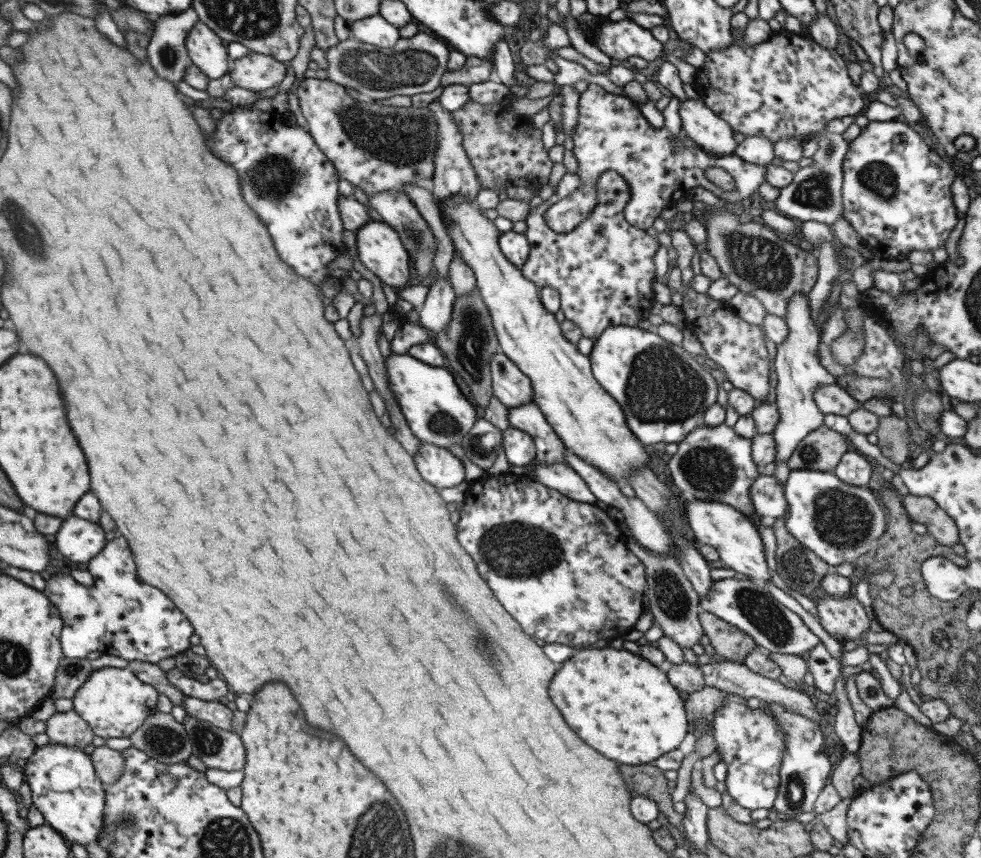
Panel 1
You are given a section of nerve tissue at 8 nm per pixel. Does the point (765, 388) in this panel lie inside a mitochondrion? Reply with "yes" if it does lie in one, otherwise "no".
no

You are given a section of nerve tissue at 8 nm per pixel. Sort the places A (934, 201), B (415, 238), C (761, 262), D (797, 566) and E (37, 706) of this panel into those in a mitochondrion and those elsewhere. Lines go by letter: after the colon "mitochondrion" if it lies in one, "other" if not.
A: other
B: mitochondrion
C: mitochondrion
D: mitochondrion
E: other

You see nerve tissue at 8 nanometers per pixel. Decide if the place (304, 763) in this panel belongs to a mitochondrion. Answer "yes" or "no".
no

